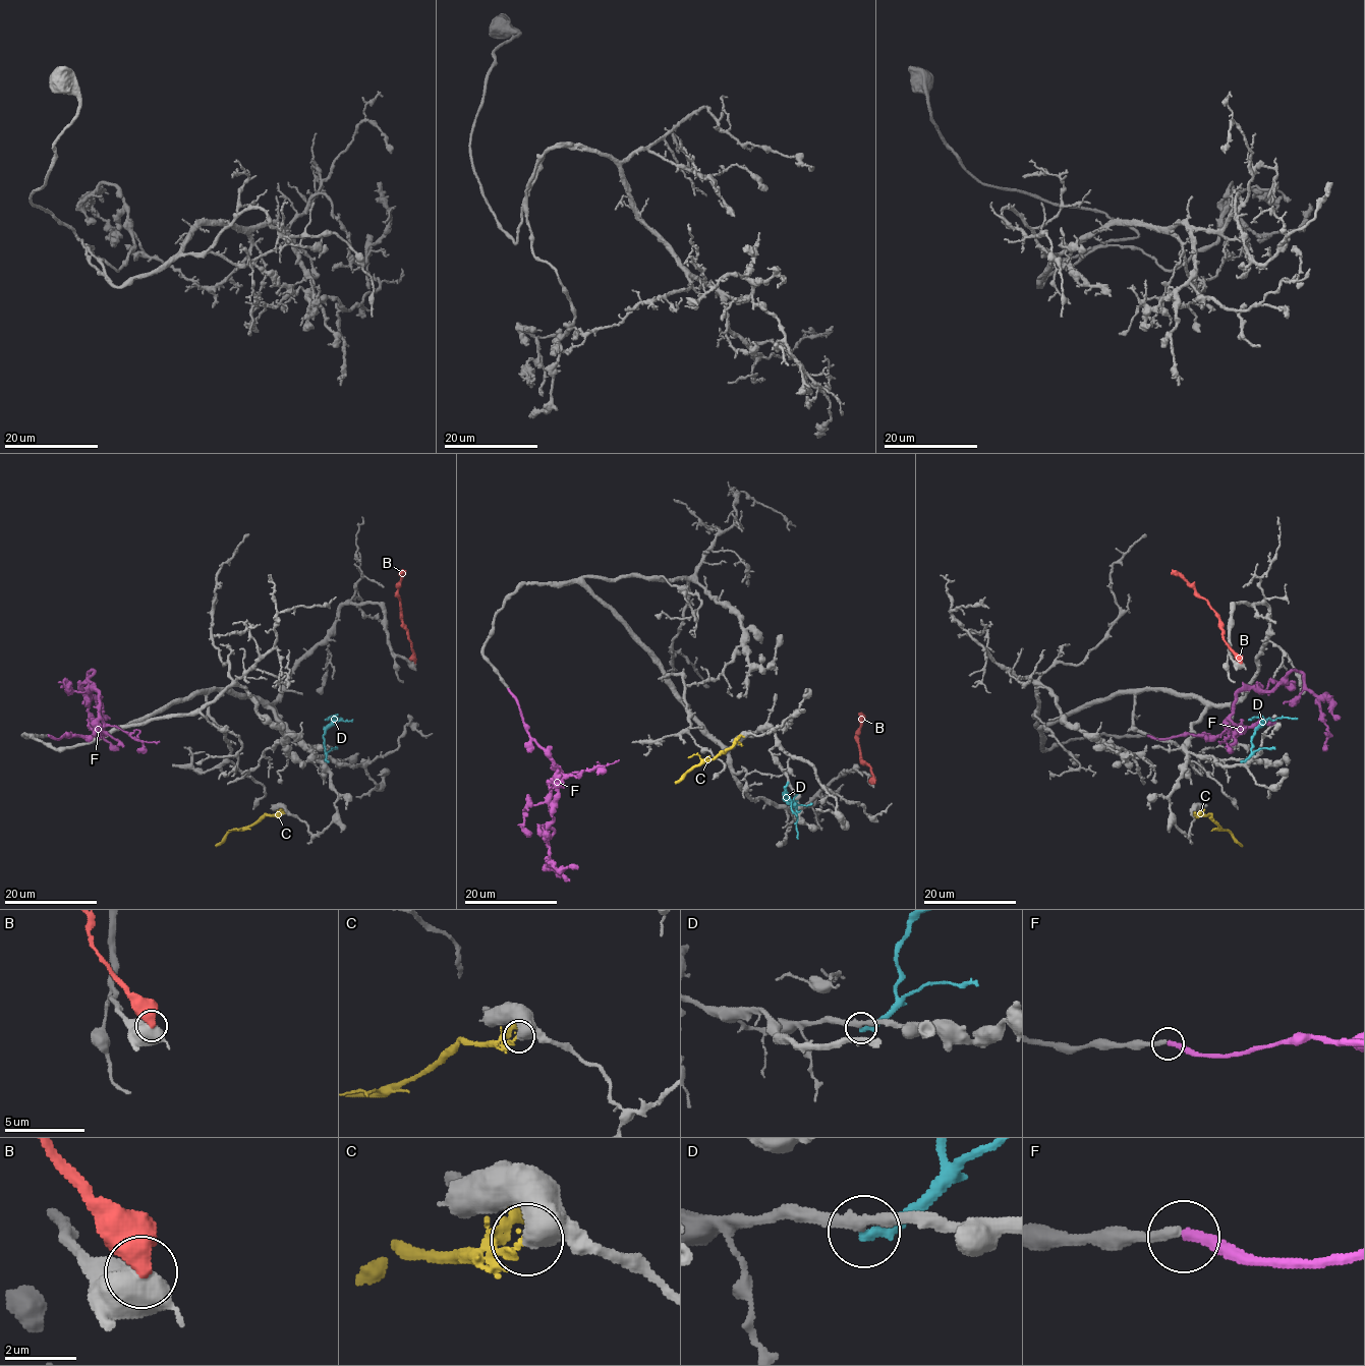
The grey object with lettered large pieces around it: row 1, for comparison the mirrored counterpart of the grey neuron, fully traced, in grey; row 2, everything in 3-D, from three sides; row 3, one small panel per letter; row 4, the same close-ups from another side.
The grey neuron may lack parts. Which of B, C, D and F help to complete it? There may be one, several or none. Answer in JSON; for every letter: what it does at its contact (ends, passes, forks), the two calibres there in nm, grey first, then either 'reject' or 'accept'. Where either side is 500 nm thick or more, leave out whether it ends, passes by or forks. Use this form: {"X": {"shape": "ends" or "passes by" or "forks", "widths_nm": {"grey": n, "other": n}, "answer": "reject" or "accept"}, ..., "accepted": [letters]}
{"B": {"widths_nm": {"grey": 550, "other": 500}, "answer": "reject"}, "C": {"widths_nm": {"grey": 650, "other": 200}, "answer": "reject"}, "D": {"shape": "ends", "widths_nm": {"grey": 320, "other": 280}, "answer": "reject"}, "F": {"shape": "ends", "widths_nm": {"grey": 300, "other": 320}, "answer": "accept"}, "accepted": ["F"]}

